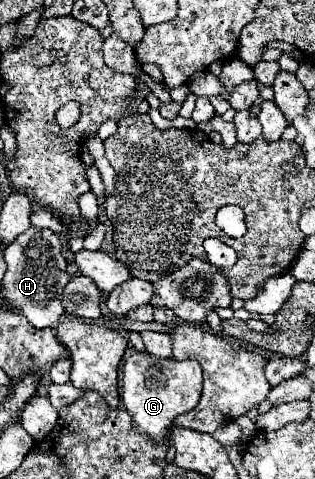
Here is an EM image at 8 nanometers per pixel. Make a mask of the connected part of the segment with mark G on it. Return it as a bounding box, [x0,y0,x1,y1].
[122,351,202,443]

